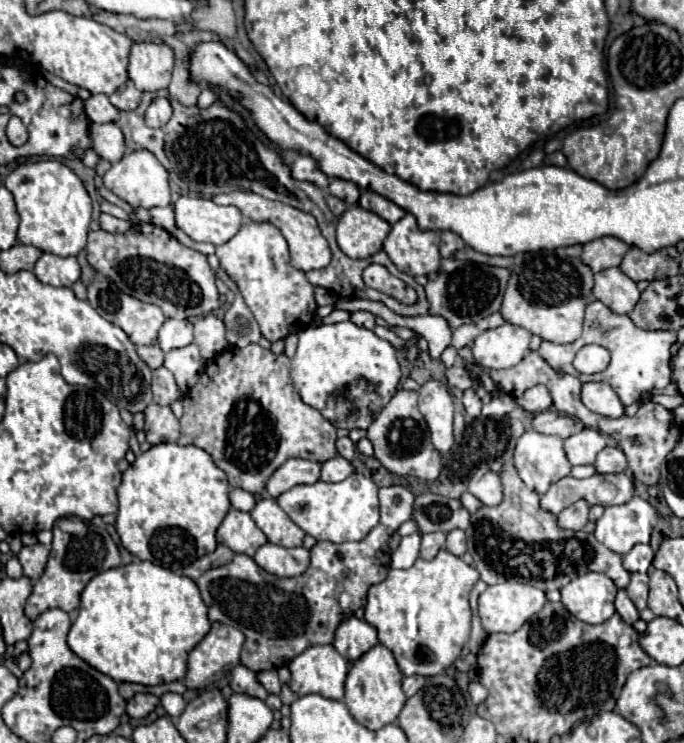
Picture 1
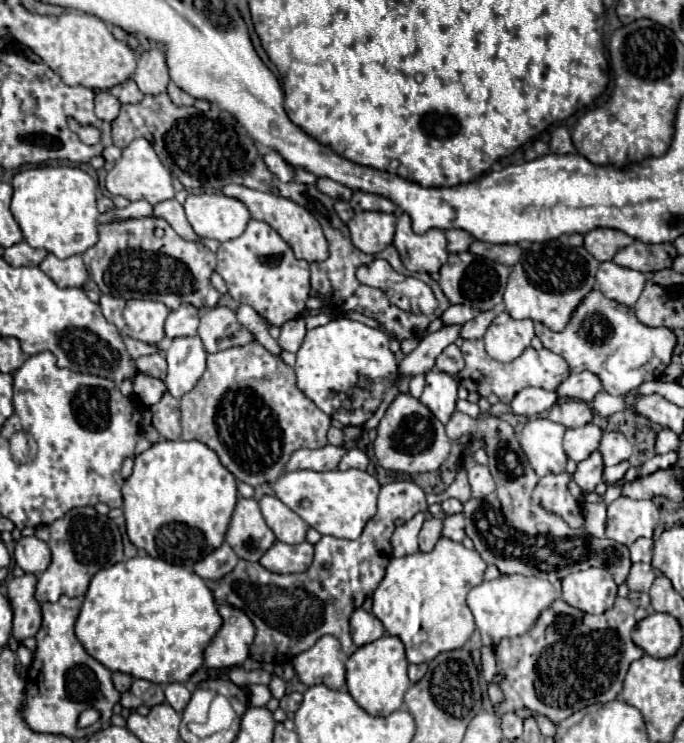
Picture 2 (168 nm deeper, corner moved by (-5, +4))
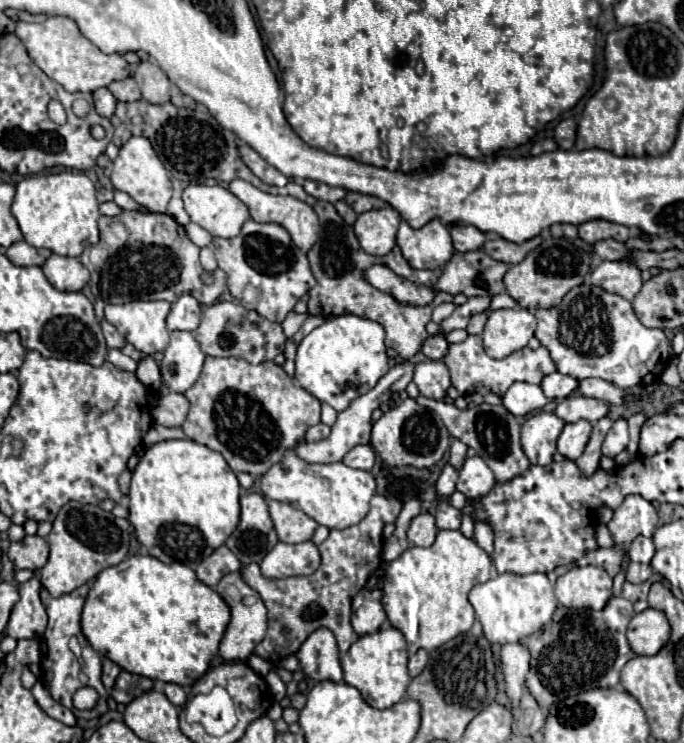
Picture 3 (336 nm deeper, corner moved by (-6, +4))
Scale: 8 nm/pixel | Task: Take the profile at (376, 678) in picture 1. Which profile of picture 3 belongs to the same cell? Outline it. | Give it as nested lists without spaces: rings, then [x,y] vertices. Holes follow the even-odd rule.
[[[382,627],[378,633],[362,635],[342,657],[340,661],[344,671],[344,681],[354,685],[366,699],[368,705],[376,709],[388,709],[390,705],[402,701],[406,689],[412,681],[408,675],[408,649],[404,635],[394,627]]]

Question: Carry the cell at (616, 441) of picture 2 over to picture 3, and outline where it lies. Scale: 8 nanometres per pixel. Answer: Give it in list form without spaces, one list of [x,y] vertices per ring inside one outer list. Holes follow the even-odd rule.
[[[624,417],[614,421],[612,429],[608,431],[604,443],[602,443],[602,455],[616,457],[620,451],[624,451],[628,445],[628,423]]]

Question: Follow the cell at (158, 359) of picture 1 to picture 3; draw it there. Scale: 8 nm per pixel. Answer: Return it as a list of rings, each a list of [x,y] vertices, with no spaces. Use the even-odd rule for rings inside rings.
[[[102,319],[100,321],[100,325],[102,325],[102,333],[104,333],[104,339],[106,339],[106,343],[108,343],[108,347],[114,347],[114,349],[120,349],[126,341],[124,341],[124,337],[114,329],[114,325],[110,325],[106,319]]]

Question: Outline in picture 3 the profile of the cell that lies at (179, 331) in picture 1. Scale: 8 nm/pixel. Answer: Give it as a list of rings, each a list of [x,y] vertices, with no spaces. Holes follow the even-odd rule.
[[[184,293],[176,303],[172,303],[166,325],[170,331],[194,331],[200,325],[200,313],[200,303],[192,295]]]

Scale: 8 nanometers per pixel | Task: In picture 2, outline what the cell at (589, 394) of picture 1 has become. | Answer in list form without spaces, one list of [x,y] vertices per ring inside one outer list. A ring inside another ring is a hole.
[[[583,371],[579,375],[571,375],[569,381],[565,381],[565,385],[561,385],[561,389],[557,389],[559,395],[569,397],[569,399],[577,399],[577,401],[585,401],[585,403],[591,403],[593,397],[601,391],[603,391],[601,379],[589,371]]]

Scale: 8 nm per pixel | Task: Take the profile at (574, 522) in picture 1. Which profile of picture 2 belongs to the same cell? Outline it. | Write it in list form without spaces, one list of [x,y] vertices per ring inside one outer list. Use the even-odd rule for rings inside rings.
[[[599,451],[593,453],[593,457],[587,457],[585,461],[581,461],[581,463],[577,465],[577,471],[575,471],[573,479],[575,479],[575,483],[581,487],[581,495],[577,497],[577,501],[579,501],[581,505],[585,505],[583,495],[595,491],[597,483],[601,481],[601,473],[603,473],[603,461],[601,461],[601,453],[599,453]]]

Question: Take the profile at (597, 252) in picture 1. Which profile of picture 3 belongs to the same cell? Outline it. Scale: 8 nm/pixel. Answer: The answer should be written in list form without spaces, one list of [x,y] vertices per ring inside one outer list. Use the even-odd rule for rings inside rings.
[[[594,219],[578,225],[578,235],[586,243],[594,243],[600,239],[616,239],[616,241],[626,241],[630,237],[630,229],[620,223],[604,221],[604,219]]]

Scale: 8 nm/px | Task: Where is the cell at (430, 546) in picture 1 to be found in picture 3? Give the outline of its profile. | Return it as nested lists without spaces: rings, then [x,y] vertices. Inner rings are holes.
[[[422,511],[410,521],[408,541],[410,541],[410,545],[430,547],[434,543],[436,533],[438,533],[438,527],[434,523],[434,515],[430,515],[428,511]]]

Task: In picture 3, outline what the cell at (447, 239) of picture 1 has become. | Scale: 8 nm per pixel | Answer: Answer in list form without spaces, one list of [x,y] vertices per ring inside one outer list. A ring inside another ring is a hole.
[[[456,225],[450,229],[450,237],[454,241],[454,249],[464,253],[464,251],[476,251],[482,249],[482,245],[486,243],[486,235],[476,229],[476,227],[468,227],[468,225]]]

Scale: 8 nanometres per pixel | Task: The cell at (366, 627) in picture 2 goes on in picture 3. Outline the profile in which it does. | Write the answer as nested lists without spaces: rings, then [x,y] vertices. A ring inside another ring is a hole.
[[[364,587],[352,599],[352,627],[358,635],[376,633],[386,623],[386,613],[382,605],[382,589]]]

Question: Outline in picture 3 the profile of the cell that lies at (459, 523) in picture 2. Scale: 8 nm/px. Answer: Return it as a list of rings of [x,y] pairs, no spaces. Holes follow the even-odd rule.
[[[442,499],[436,507],[436,527],[438,529],[458,529],[460,527],[460,511],[454,509],[446,499]]]

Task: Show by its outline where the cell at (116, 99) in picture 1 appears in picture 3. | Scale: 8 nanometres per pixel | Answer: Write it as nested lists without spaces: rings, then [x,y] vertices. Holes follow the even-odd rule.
[[[126,77],[122,81],[112,81],[108,85],[108,89],[112,91],[112,95],[118,99],[118,101],[138,101],[142,95],[140,95],[140,89],[134,81],[134,77]]]

